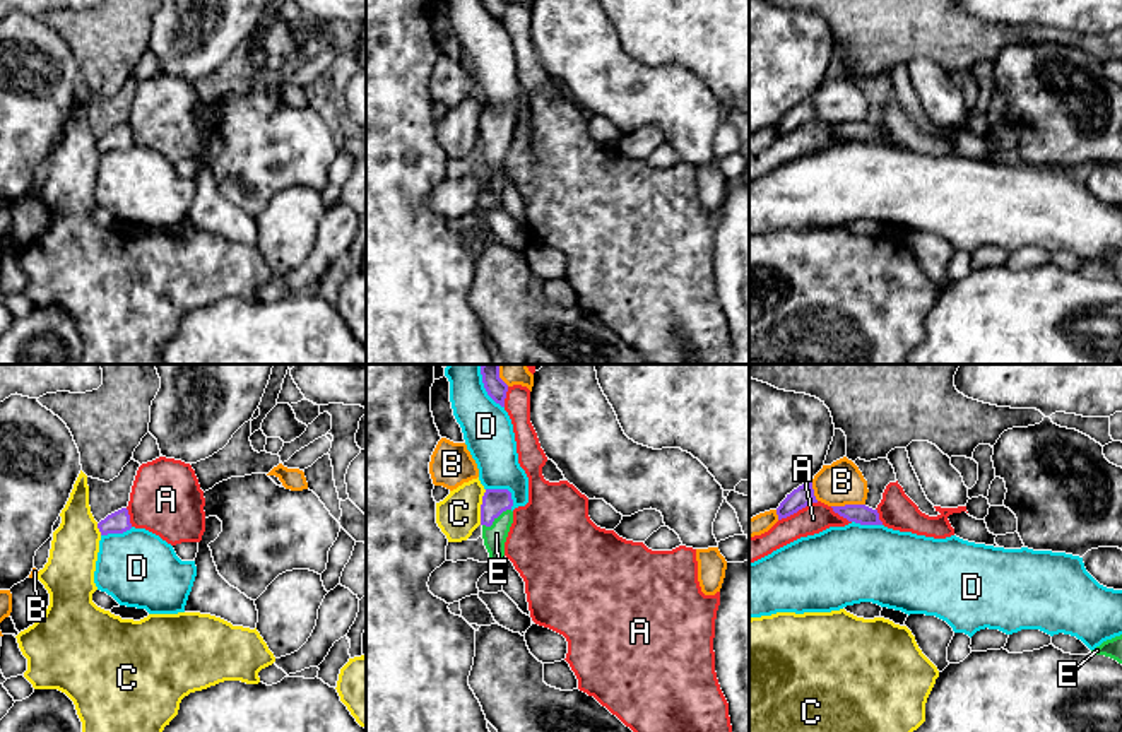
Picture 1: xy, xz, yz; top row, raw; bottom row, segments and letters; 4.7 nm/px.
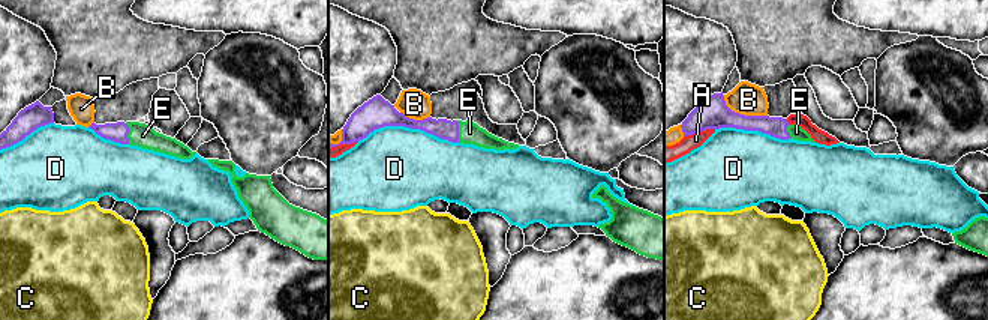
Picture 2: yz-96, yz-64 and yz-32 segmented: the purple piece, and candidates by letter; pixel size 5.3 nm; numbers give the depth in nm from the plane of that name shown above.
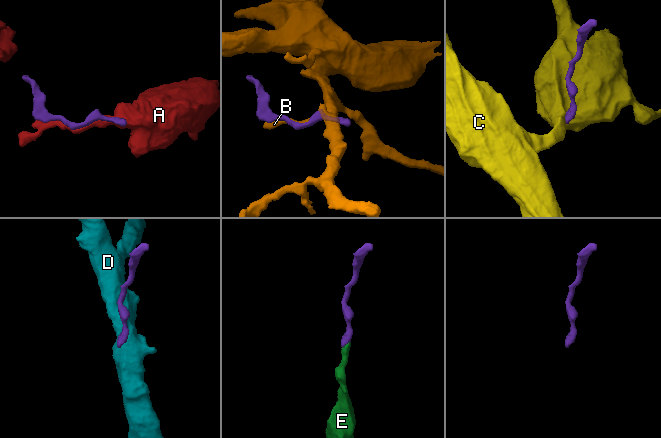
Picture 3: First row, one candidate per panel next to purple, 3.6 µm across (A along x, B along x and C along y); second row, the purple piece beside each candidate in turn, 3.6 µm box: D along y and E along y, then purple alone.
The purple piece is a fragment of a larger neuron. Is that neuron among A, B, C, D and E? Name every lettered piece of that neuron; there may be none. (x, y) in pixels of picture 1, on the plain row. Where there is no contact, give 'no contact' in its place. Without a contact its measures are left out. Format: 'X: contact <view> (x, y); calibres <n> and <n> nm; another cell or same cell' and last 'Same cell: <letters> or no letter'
A: contact yz (797, 127); calibres 100 and 140 nm; another cell
B: contact yz (847, 122); calibres 90 and 200 nm; another cell
C: contact xz (481, 123); calibres 120 and 200 nm; another cell
D: contact xz (507, 106); calibres 120 and 220 nm; another cell
E: contact xz (496, 134); calibres 120 and 110 nm; same cell
Same cell: E

